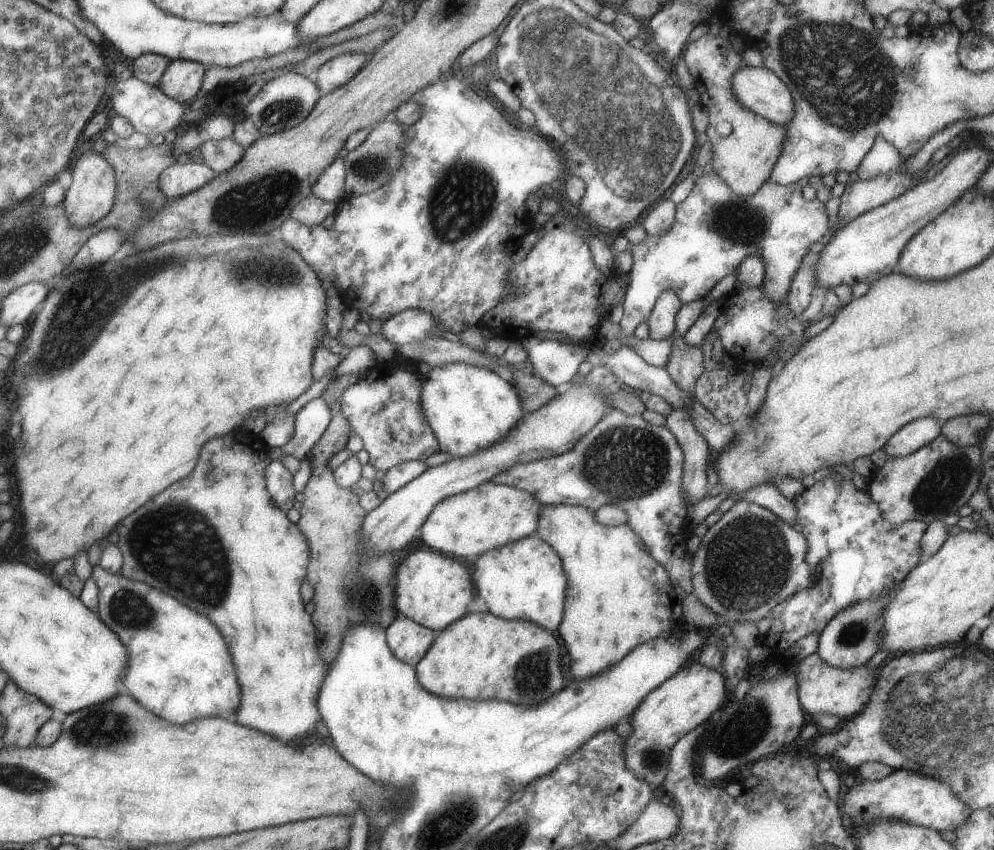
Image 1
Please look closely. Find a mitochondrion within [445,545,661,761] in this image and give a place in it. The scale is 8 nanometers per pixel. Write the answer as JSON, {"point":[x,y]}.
{"point":[533,675]}

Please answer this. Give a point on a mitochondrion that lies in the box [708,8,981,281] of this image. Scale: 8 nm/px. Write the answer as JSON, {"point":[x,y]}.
{"point":[848,79]}

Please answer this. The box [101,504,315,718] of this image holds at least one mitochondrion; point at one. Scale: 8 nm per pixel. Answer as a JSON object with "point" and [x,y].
{"point":[127,607]}

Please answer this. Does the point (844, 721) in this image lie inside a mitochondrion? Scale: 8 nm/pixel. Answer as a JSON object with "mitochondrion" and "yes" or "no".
{"mitochondrion":"no"}

